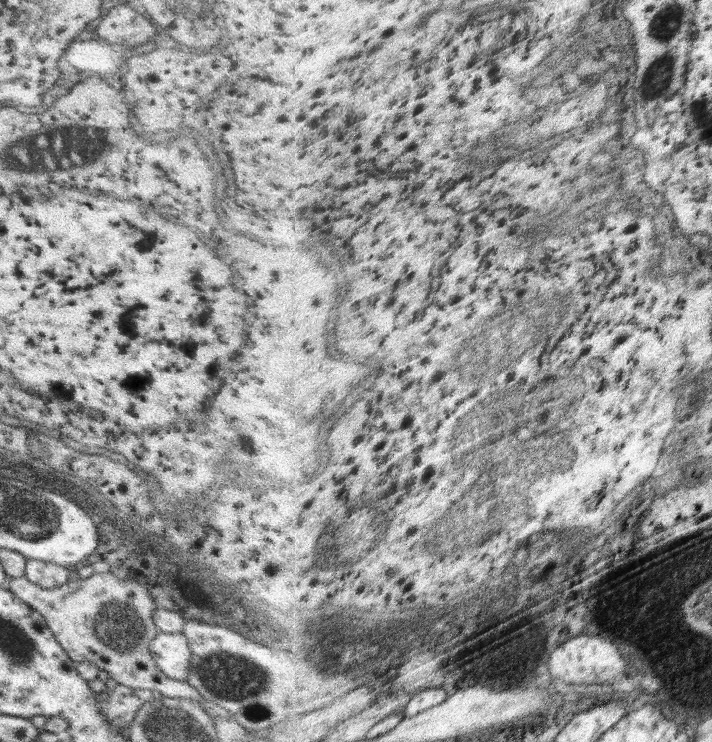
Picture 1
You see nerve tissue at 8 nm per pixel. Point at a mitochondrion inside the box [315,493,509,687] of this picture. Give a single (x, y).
(330, 552)

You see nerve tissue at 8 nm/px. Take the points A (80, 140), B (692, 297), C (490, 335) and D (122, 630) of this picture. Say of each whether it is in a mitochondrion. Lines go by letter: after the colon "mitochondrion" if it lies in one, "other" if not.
A: mitochondrion
B: other
C: mitochondrion
D: mitochondrion

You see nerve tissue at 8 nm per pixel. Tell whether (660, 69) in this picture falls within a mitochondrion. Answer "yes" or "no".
yes

